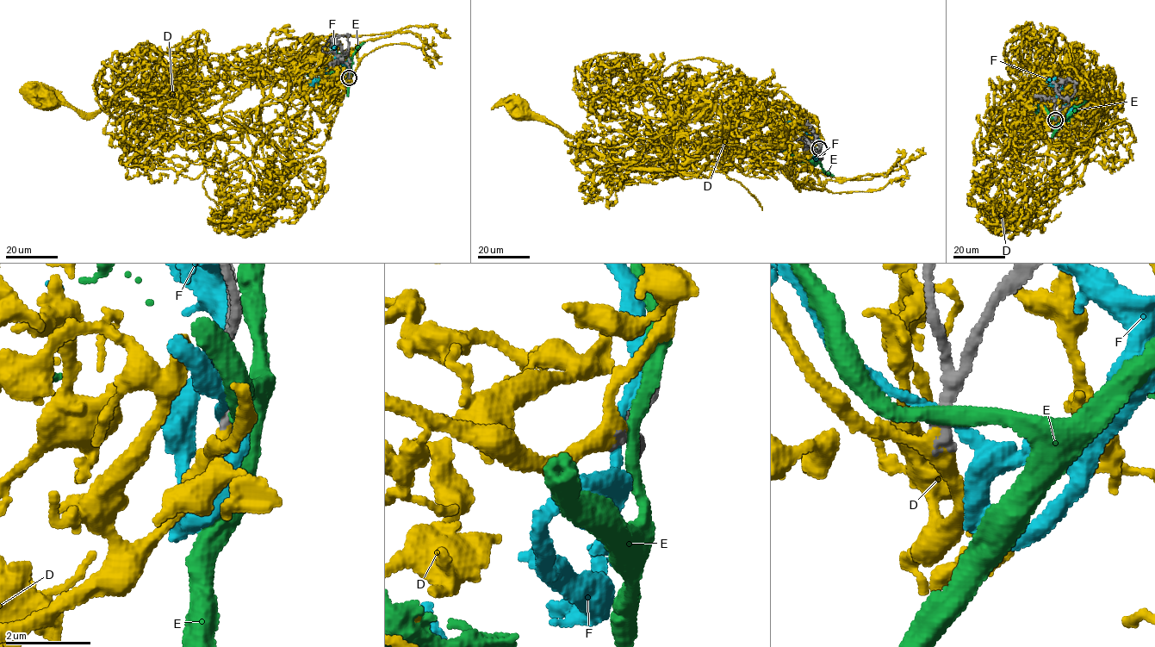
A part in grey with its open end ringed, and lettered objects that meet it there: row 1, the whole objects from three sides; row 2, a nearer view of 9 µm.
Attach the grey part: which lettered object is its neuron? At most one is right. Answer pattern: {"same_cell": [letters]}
{"same_cell": ["D"]}

